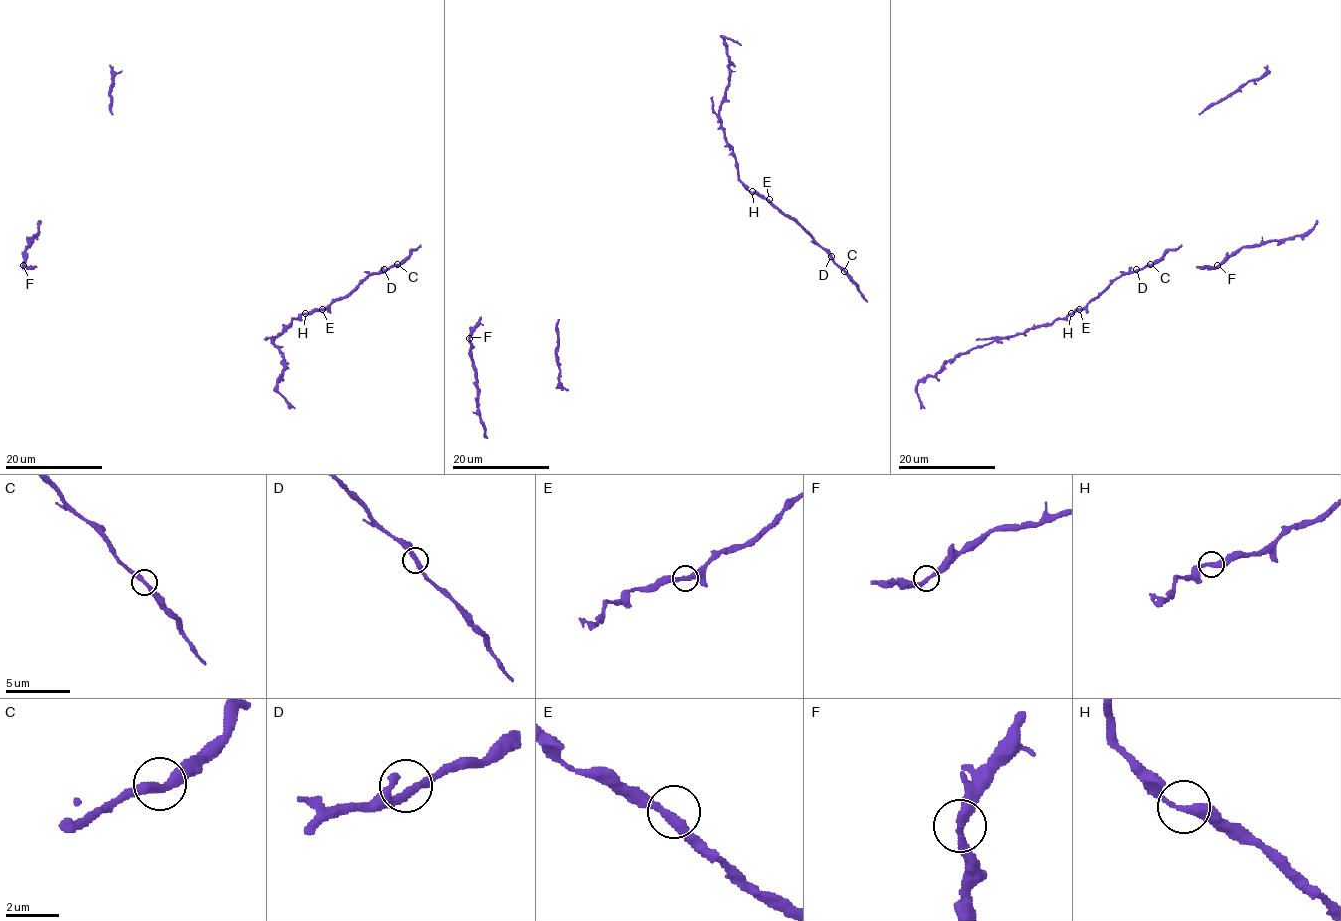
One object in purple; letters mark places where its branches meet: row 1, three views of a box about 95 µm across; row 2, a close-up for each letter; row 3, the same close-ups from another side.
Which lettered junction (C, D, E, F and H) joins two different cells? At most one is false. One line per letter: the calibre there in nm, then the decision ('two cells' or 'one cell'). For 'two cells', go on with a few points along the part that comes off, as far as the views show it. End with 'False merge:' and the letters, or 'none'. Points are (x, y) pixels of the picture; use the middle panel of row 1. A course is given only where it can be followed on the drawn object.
C: 340 nm thick; one cell
D: 320 nm thick; one cell
E: 320 nm thick; one cell
F: 320 nm thick; one cell
H: 320 nm thick; one cell
False merge: none

